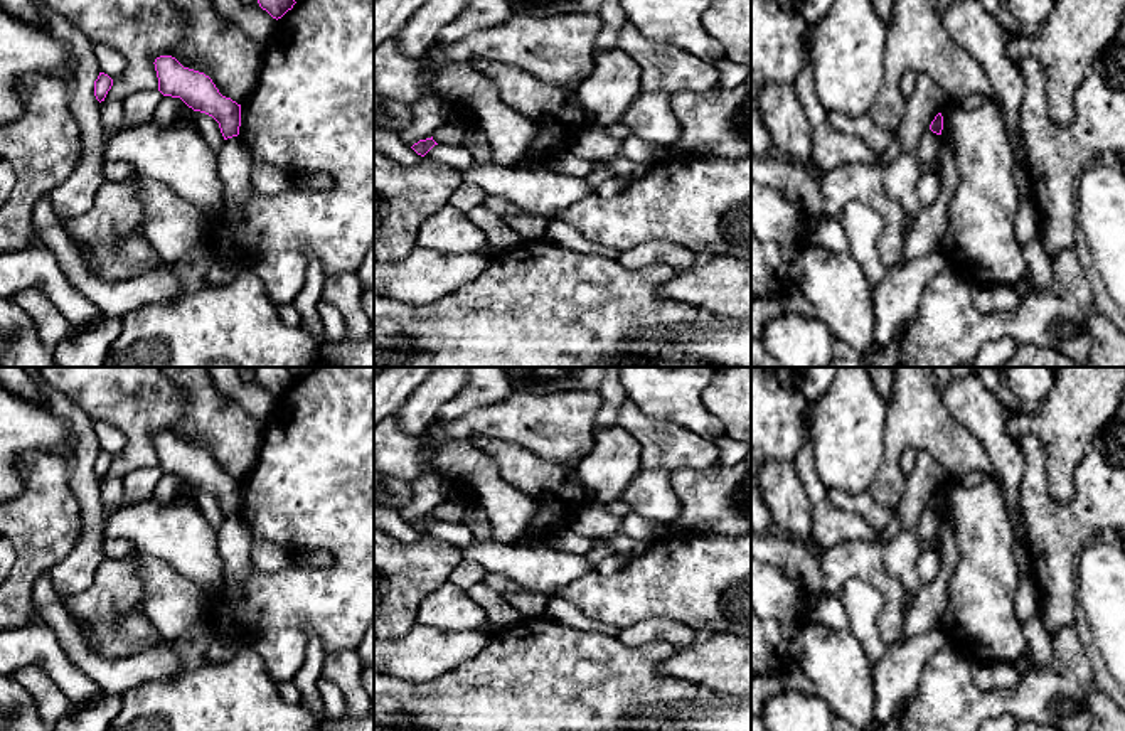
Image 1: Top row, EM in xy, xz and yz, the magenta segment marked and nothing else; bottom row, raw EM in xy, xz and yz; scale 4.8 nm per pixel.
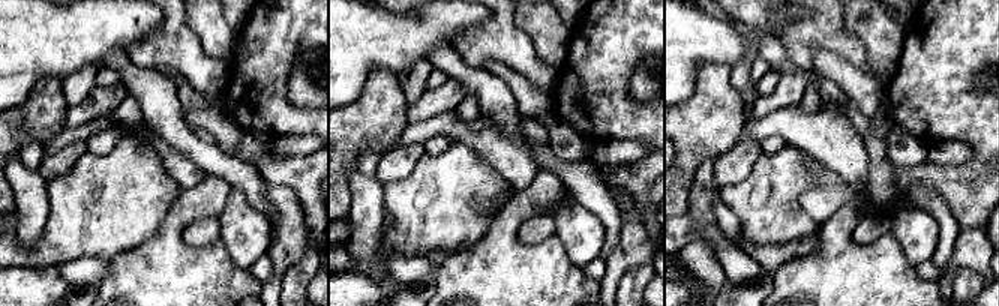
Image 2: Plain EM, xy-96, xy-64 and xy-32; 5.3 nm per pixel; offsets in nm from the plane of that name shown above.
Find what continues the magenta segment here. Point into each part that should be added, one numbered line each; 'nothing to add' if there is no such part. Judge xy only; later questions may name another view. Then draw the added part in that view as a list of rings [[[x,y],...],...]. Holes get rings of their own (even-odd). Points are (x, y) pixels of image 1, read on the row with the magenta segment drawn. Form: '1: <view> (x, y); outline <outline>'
nothing to add

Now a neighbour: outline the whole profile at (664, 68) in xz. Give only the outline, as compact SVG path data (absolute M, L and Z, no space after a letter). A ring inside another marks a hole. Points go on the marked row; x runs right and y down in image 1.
M626 19L621 25L616 49L628 54L640 67L640 89L643 93L704 94L719 84L714 64L696 59L679 47L650 40Z

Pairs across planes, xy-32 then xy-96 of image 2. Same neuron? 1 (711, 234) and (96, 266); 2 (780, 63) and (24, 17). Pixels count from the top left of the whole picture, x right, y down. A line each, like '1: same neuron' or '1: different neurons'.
1: same neuron
2: different neurons

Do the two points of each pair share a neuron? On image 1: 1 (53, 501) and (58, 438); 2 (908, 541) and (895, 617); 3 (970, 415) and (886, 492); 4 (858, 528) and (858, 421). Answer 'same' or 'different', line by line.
1: different
2: different
3: different
4: different

